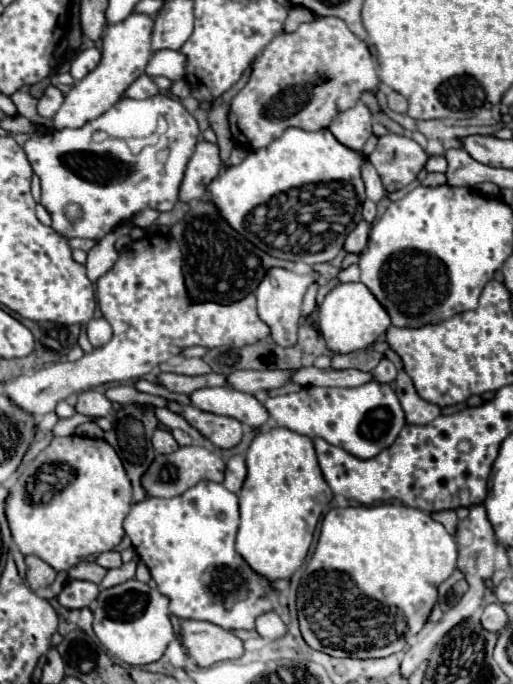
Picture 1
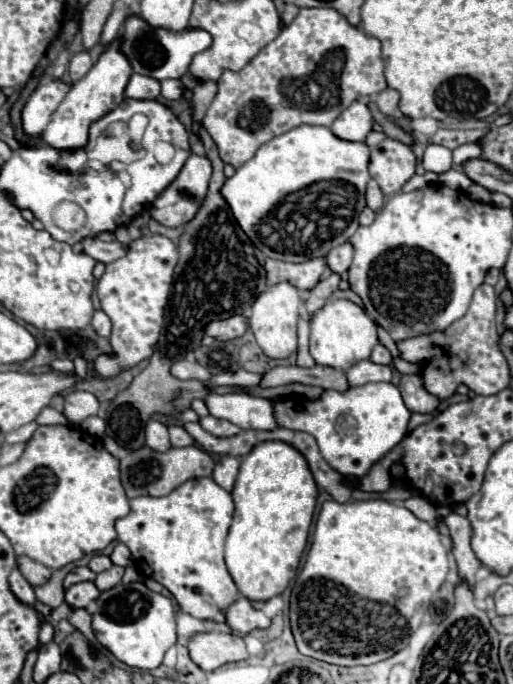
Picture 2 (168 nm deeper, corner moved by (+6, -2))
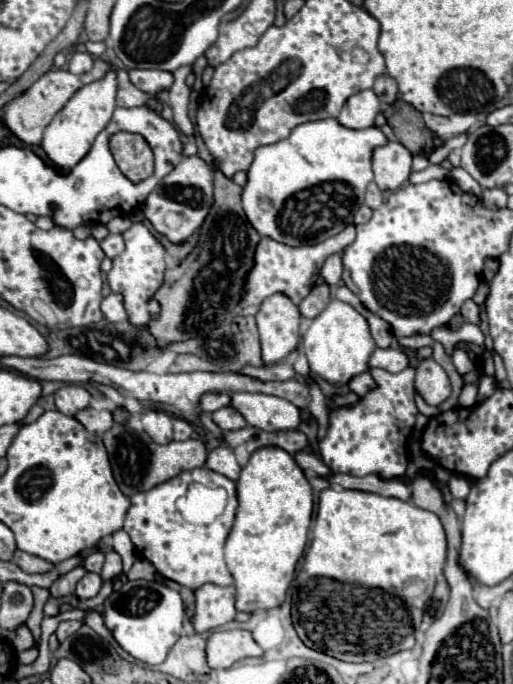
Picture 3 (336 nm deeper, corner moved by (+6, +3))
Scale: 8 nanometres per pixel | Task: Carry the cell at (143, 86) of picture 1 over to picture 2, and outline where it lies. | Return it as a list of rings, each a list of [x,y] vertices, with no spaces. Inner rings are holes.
[[[134,73],[126,85],[126,91],[124,91],[126,97],[130,99],[158,99],[160,95],[160,83],[152,77],[146,77],[146,75],[138,75]]]

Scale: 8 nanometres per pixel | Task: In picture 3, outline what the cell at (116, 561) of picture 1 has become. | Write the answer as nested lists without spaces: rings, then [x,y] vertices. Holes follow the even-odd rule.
[[[92,552],[86,560],[84,560],[84,568],[86,572],[100,572],[104,564],[104,554],[102,552]]]

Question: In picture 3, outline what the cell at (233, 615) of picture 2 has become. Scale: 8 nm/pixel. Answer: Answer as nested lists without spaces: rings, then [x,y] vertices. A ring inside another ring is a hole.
[[[204,584],[194,590],[196,614],[190,618],[196,632],[210,632],[230,620],[234,620],[234,586]]]

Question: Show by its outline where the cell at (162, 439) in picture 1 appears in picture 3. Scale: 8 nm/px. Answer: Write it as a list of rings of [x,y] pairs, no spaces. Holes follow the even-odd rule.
[[[148,410],[142,416],[142,424],[146,434],[156,444],[168,444],[172,440],[172,416],[162,410]]]

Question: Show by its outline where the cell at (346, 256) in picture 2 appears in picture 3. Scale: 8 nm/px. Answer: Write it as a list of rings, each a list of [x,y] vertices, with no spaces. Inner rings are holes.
[[[340,254],[330,256],[330,258],[324,262],[320,274],[322,274],[322,278],[324,278],[324,282],[326,282],[328,286],[338,286],[338,284],[340,284],[340,276],[342,276],[342,256],[340,256]]]

